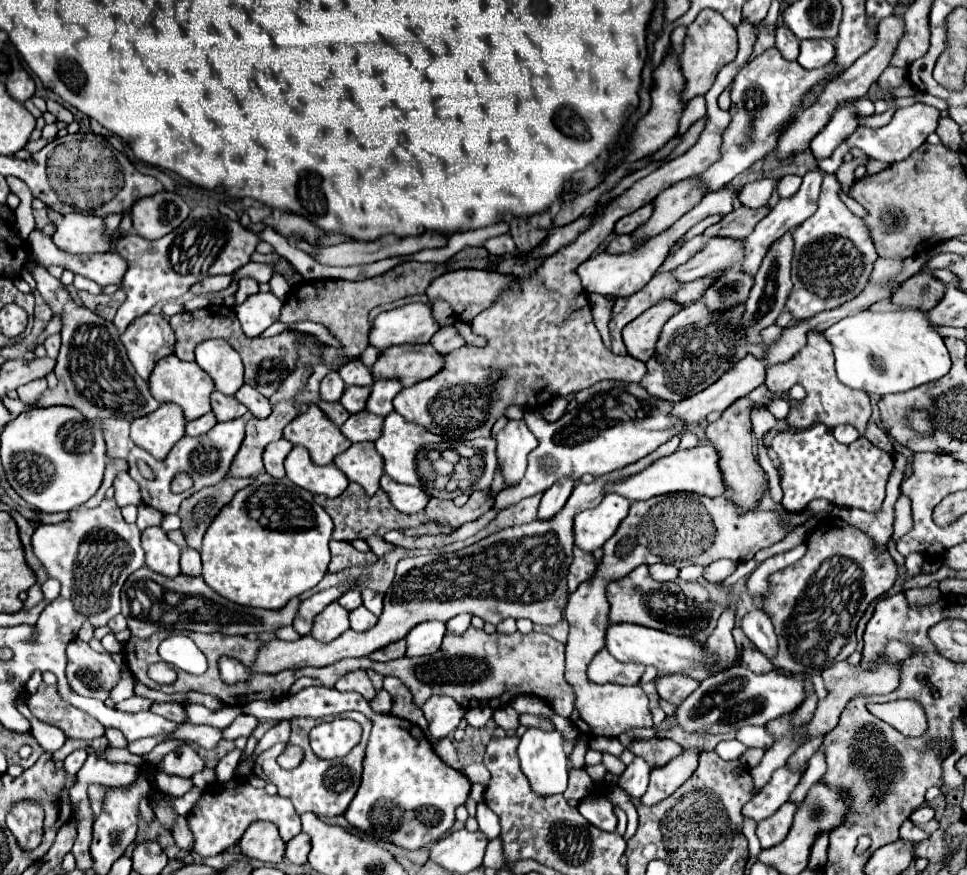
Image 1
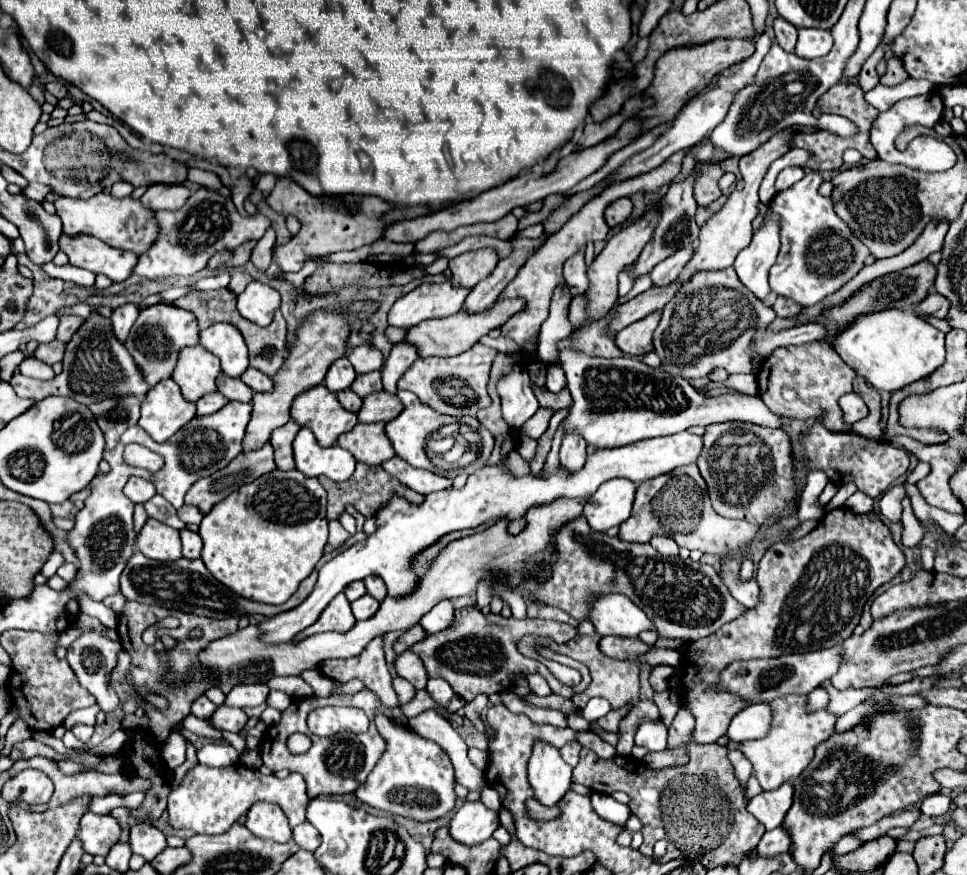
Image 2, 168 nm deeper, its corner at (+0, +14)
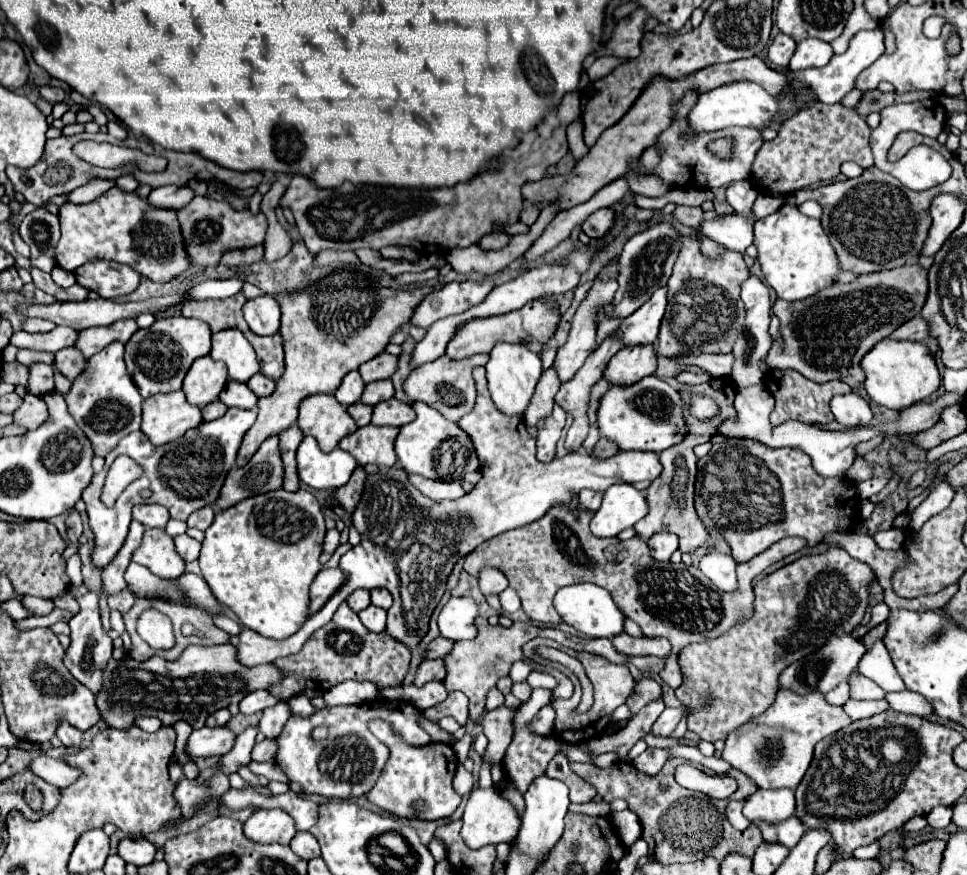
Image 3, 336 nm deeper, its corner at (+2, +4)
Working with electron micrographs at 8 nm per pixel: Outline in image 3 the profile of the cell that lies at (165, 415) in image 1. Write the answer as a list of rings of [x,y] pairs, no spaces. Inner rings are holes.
[[[182,390],[156,394],[142,402],[142,432],[154,446],[174,442],[186,430],[196,428],[200,422],[200,408],[190,406]]]

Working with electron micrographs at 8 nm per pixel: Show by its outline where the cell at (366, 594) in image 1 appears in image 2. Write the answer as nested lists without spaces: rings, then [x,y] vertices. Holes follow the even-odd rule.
[[[370,576],[370,578],[364,580],[364,584],[366,584],[368,594],[370,594],[372,598],[376,598],[378,602],[382,602],[382,600],[386,598],[386,584],[382,582],[382,578],[378,578],[378,576]]]

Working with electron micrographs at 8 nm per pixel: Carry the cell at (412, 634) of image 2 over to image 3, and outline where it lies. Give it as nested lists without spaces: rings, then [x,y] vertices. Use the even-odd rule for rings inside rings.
[[[434,638],[428,648],[426,648],[426,658],[444,658],[450,650],[452,650],[452,644],[450,640],[444,640],[444,638]]]

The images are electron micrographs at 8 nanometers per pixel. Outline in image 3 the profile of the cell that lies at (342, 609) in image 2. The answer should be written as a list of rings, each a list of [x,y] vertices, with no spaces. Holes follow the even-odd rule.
[[[342,602],[332,616],[332,620],[316,630],[304,644],[304,648],[298,654],[274,660],[274,664],[284,672],[284,680],[270,688],[274,696],[280,700],[288,700],[290,696],[298,694],[304,688],[312,688],[318,692],[326,692],[328,688],[344,682],[344,680],[358,680],[358,682],[374,682],[378,690],[400,686],[404,680],[404,674],[408,670],[410,662],[410,650],[400,642],[388,636],[386,632],[374,634],[360,624],[358,614],[348,608],[346,602]]]

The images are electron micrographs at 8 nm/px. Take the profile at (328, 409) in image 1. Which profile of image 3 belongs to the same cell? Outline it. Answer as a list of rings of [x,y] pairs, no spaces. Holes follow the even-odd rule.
[[[356,402],[356,404],[352,404],[352,406],[346,406],[346,410],[348,410],[348,414],[354,418],[354,422],[356,422],[358,426],[370,424],[372,406],[366,406],[366,404],[362,404],[362,402]]]

